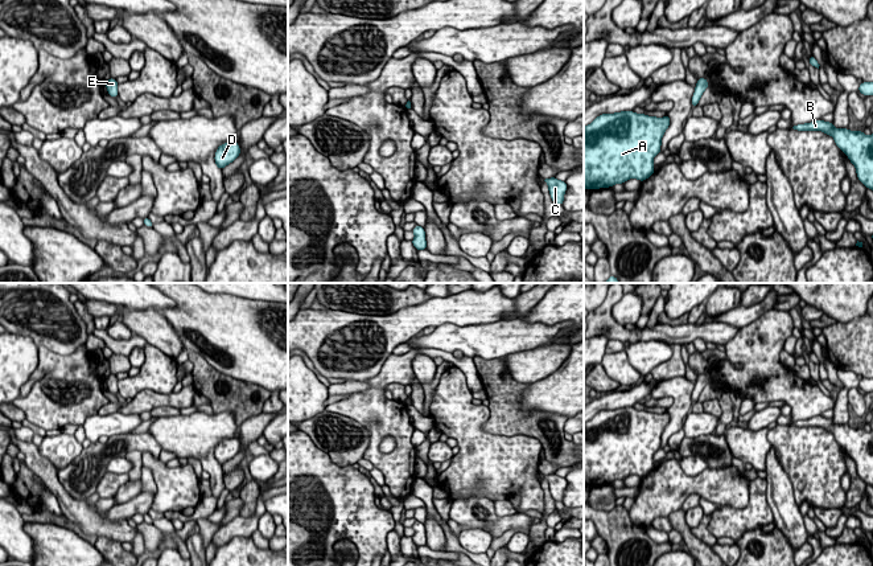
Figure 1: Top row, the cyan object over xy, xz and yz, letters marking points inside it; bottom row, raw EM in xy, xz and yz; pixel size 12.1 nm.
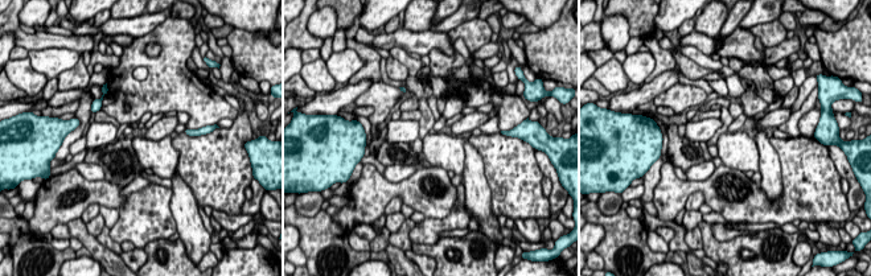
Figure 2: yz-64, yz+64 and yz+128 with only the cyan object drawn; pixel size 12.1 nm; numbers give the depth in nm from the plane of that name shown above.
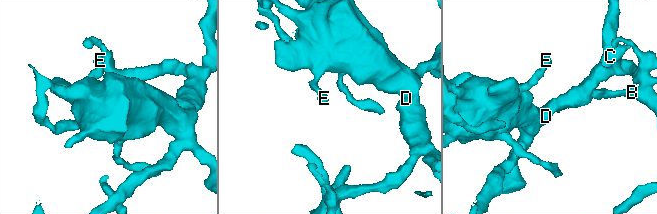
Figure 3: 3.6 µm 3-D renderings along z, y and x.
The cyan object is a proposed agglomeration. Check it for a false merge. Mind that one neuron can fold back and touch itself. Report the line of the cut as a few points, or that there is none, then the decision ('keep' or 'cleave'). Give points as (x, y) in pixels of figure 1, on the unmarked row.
no cut; keep

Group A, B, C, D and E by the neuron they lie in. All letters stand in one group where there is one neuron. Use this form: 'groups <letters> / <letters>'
groups A B C D E

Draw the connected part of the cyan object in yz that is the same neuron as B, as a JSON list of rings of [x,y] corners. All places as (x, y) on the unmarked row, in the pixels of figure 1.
[[[821,415],[811,419],[796,421],[796,427],[821,427],[833,434],[836,442],[848,452],[856,464],[857,475],[873,485],[873,430],[866,432],[862,427],[836,424],[832,418]]]

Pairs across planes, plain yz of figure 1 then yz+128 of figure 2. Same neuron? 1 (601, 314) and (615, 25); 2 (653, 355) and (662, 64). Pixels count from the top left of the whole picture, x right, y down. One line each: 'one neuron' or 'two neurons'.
1: two neurons
2: two neurons

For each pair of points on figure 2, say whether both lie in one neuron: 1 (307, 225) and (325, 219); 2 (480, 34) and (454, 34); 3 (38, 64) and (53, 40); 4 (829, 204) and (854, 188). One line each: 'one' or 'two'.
1: one
2: one
3: two
4: two

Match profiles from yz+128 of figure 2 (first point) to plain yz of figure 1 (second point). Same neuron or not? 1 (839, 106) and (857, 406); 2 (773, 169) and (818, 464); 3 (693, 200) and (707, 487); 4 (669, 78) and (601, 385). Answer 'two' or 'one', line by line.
1: one
2: two
3: two
4: two

